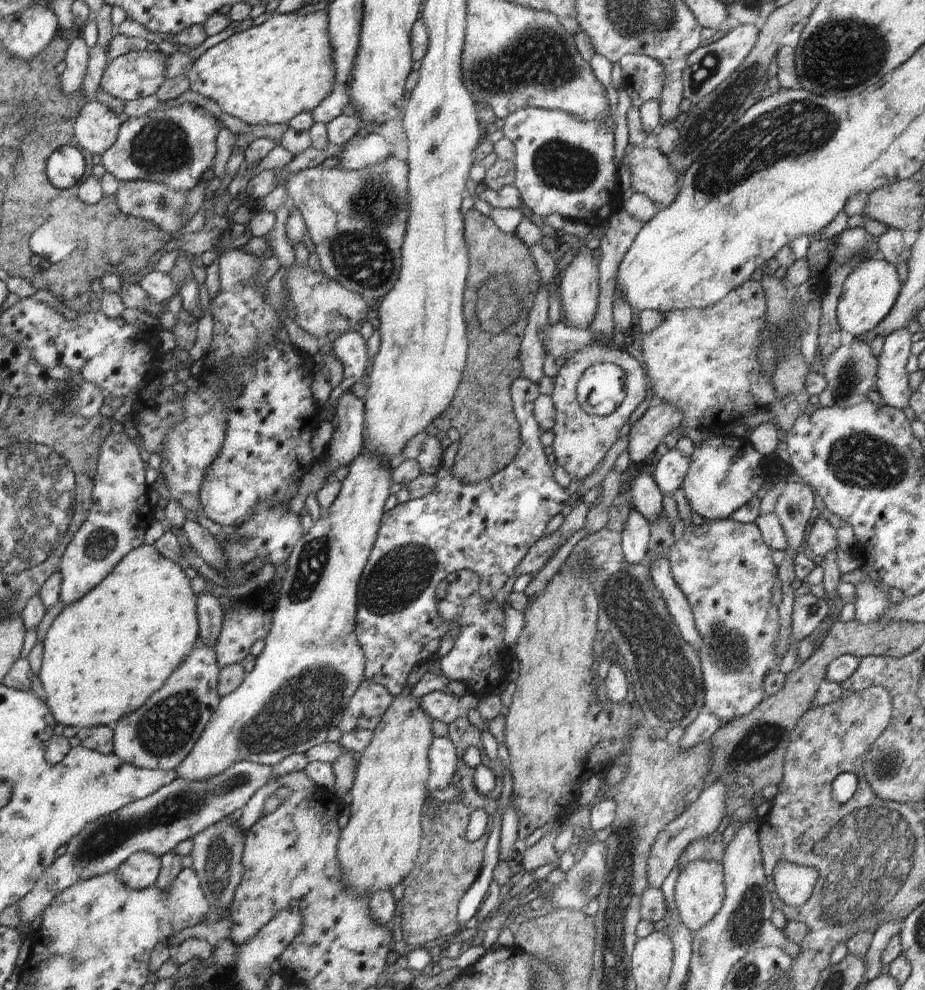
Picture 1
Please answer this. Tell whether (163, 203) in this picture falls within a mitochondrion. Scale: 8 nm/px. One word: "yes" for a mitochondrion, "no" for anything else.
yes

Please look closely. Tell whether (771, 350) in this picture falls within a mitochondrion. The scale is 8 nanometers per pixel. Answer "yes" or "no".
yes

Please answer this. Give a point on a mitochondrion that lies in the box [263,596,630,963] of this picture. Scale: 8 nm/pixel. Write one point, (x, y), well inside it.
(463, 823)

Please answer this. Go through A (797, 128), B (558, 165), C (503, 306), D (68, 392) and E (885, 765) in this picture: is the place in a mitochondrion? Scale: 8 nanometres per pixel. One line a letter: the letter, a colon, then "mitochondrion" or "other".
A: mitochondrion
B: mitochondrion
C: mitochondrion
D: mitochondrion
E: mitochondrion

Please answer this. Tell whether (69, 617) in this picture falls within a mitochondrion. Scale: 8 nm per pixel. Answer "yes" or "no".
no

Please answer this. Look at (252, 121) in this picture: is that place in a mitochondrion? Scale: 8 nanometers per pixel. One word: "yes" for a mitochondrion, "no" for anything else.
no

